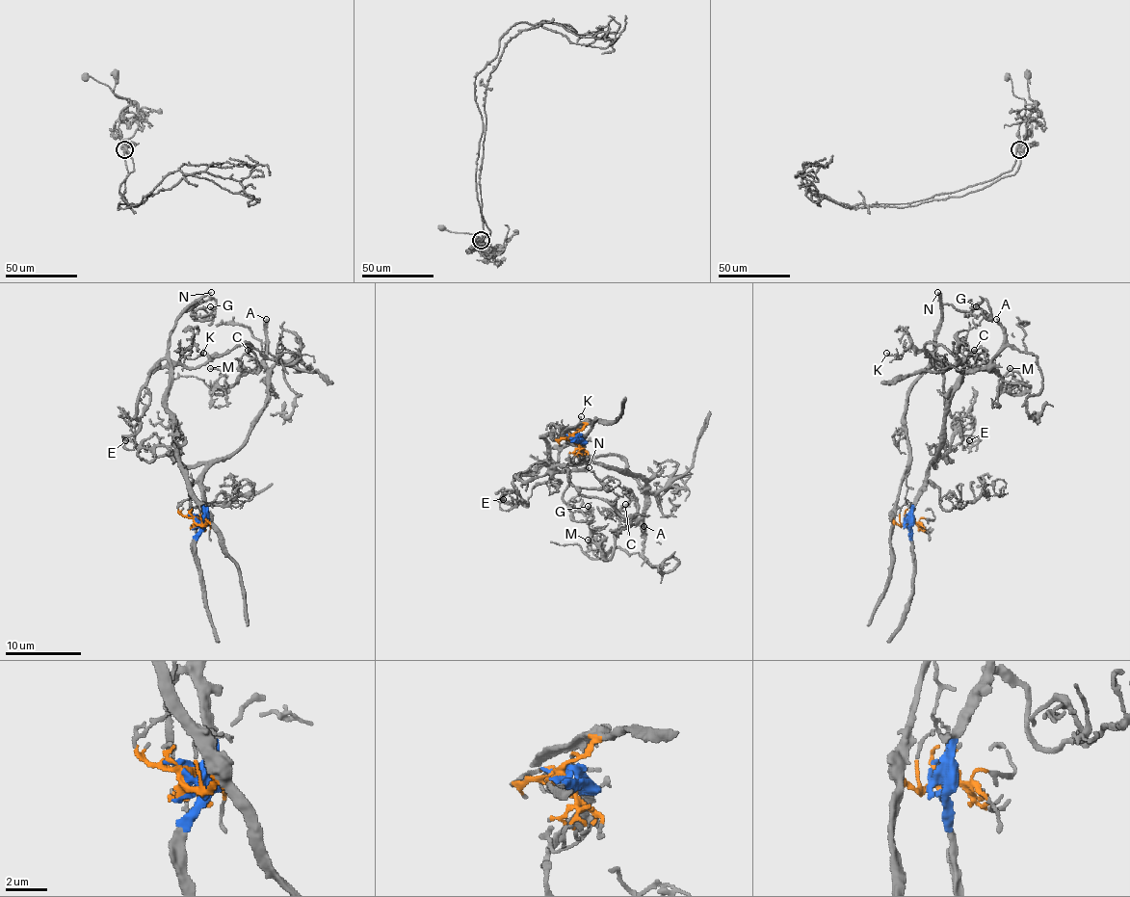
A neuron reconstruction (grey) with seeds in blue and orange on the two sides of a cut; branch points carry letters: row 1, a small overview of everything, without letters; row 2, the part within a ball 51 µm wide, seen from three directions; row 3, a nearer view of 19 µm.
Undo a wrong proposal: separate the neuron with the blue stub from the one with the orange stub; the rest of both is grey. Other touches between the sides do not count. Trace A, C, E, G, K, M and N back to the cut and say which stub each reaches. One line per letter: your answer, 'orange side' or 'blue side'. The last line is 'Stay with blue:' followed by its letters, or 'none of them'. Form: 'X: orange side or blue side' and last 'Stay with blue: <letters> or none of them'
A: blue side
C: blue side
E: orange side
G: orange side
K: orange side
M: blue side
N: orange side
Stay with blue: A, C, M

